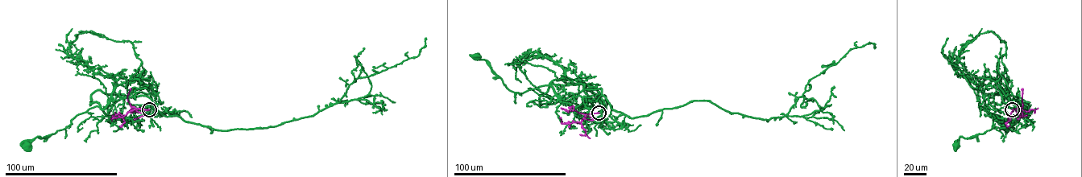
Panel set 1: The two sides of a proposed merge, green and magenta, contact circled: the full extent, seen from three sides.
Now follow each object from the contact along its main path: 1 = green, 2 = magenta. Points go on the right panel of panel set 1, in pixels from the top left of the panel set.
1: (1013, 109), (998, 92), (984, 96), (983, 109), (992, 119), (992, 128), (960, 137), (955, 146)
2: (1013, 109), (1021, 108), (1023, 115), (1017, 118)

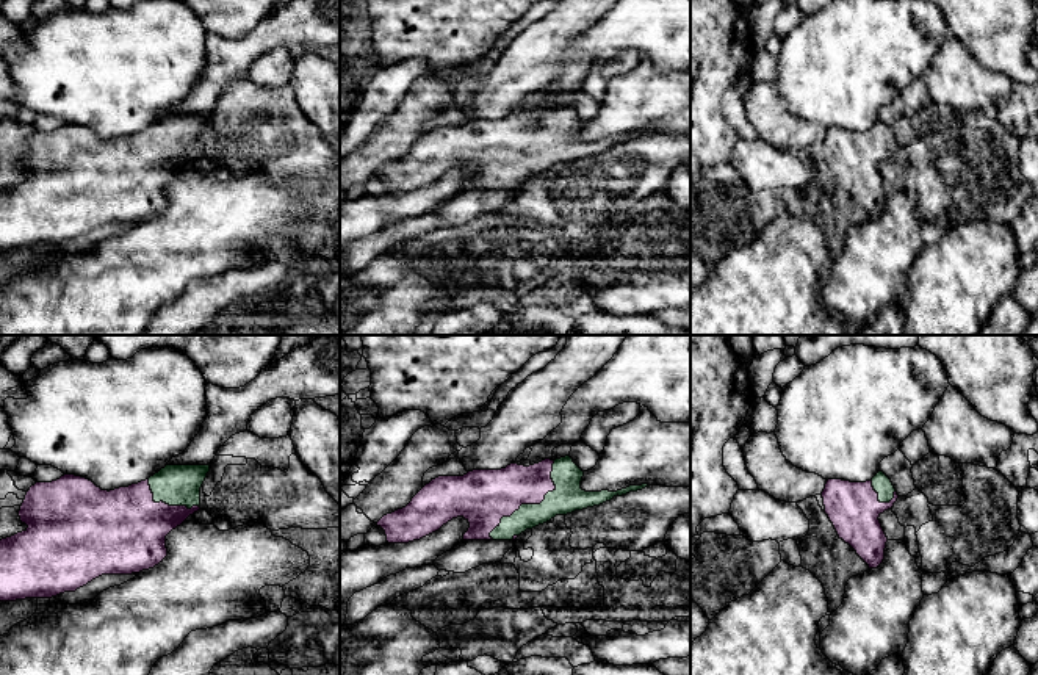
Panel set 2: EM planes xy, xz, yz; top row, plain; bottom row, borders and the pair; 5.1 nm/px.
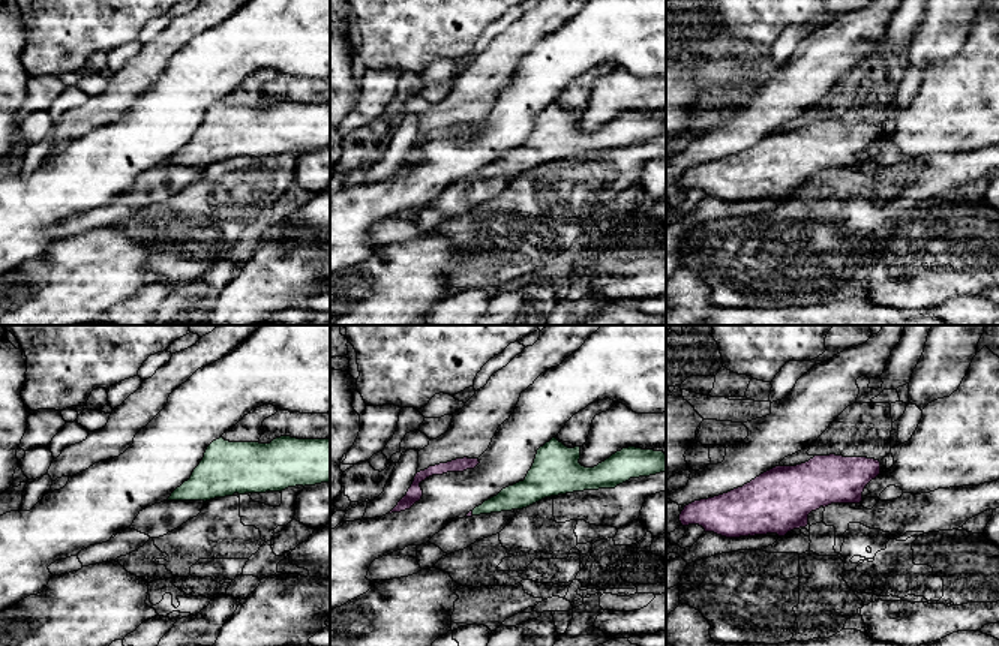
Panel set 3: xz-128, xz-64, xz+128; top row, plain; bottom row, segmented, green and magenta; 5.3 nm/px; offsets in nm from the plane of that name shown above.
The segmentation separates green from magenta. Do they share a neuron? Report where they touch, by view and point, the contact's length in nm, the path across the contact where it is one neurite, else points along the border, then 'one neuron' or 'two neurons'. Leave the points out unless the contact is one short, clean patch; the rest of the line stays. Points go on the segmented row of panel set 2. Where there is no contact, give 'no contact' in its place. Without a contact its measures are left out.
contact xz (533, 505); length 500 nm; one neuron

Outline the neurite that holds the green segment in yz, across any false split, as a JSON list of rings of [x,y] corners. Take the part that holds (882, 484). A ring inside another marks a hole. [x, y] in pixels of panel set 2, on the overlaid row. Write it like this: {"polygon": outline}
{"polygon": [[[883,471],[866,482],[828,479],[822,498],[839,539],[849,543],[869,569],[877,569],[885,559],[888,542],[878,517],[899,498],[891,479]]]}

